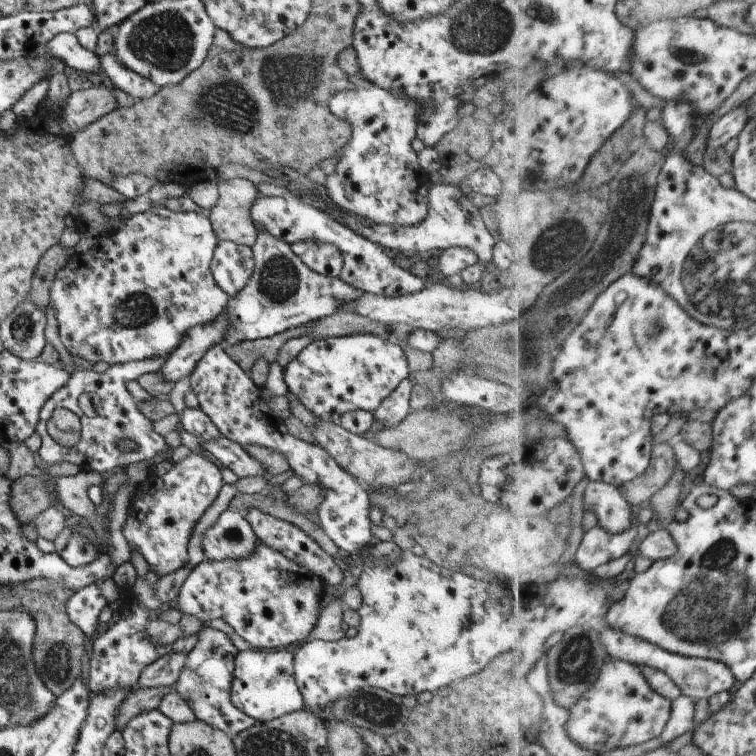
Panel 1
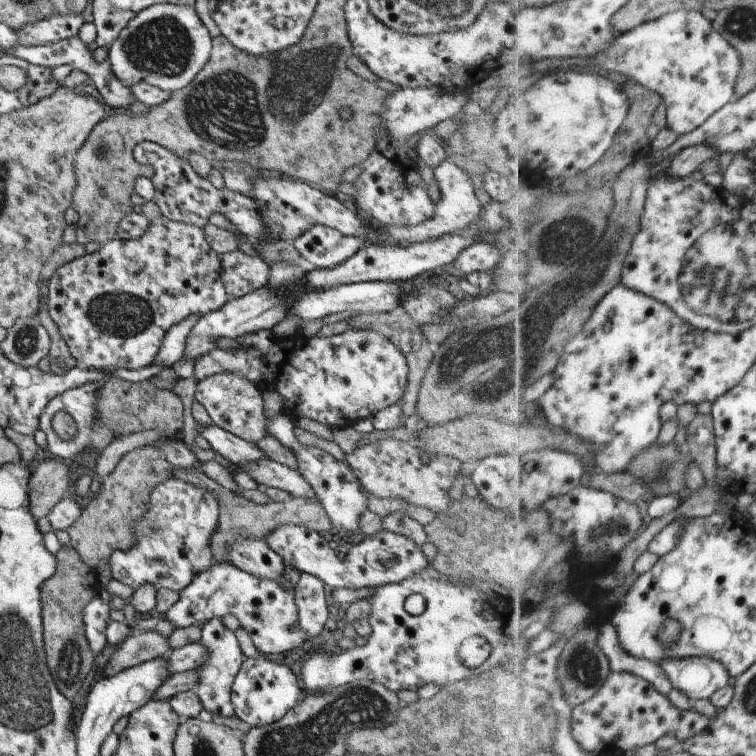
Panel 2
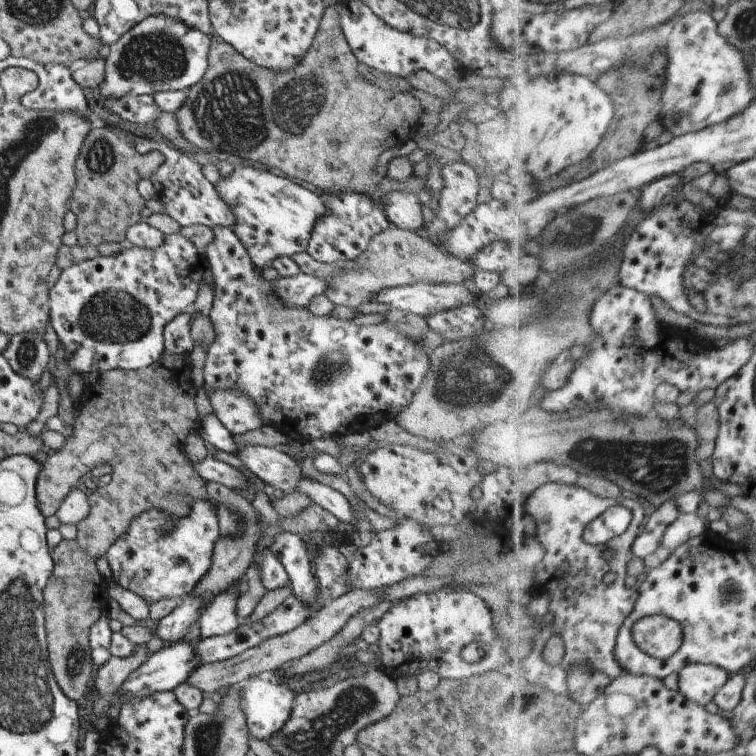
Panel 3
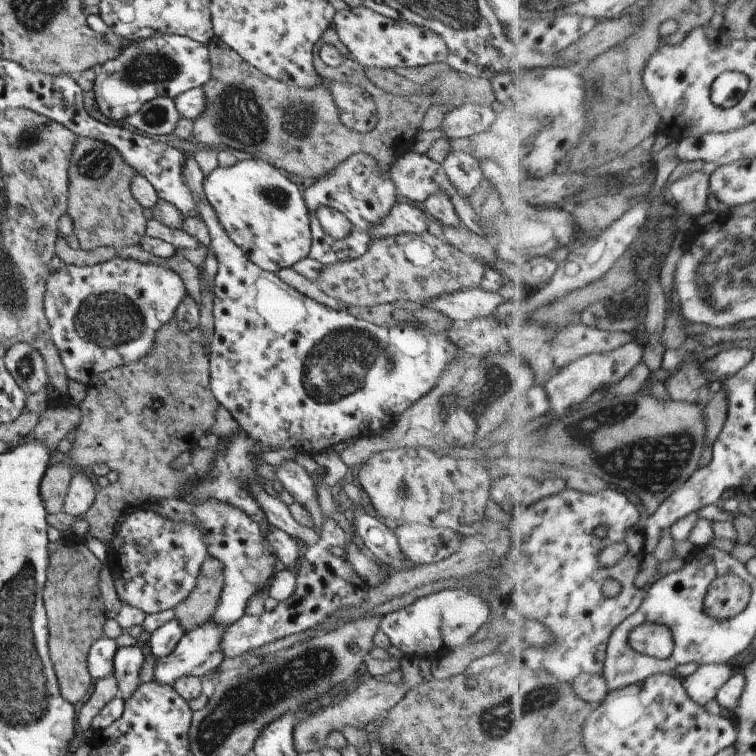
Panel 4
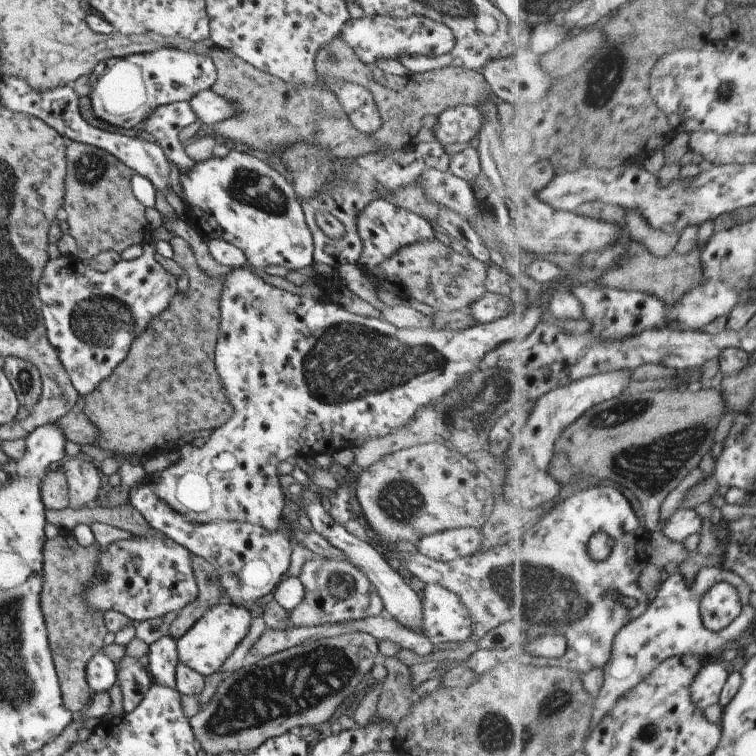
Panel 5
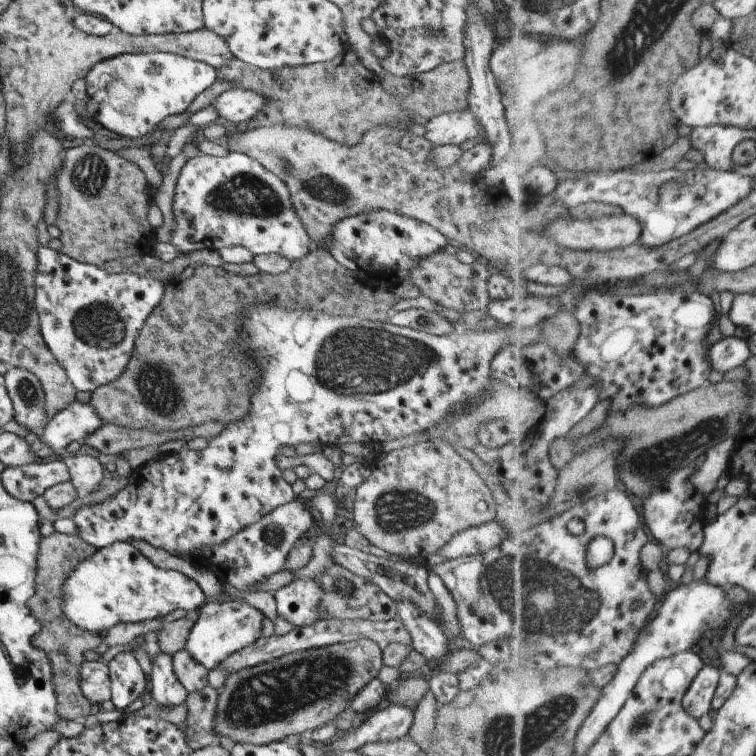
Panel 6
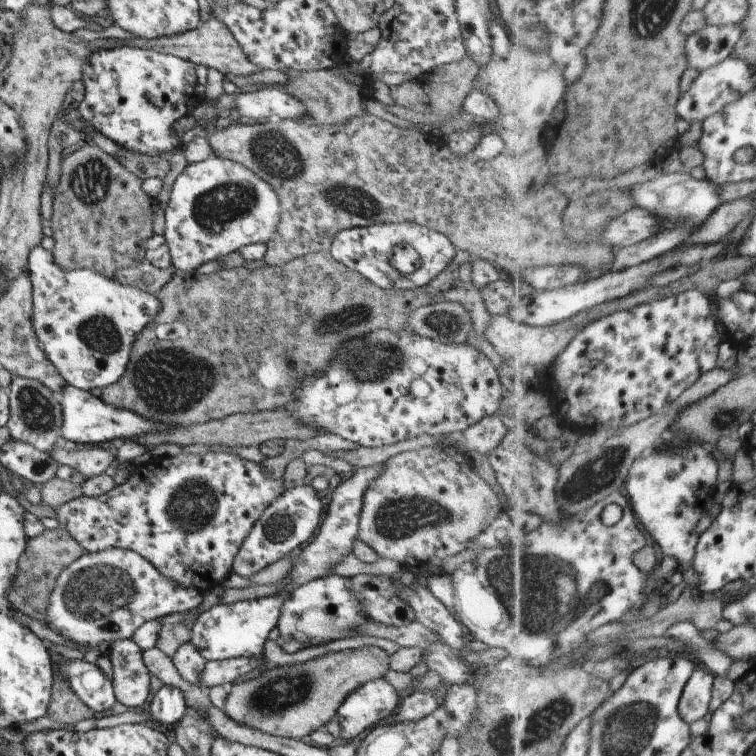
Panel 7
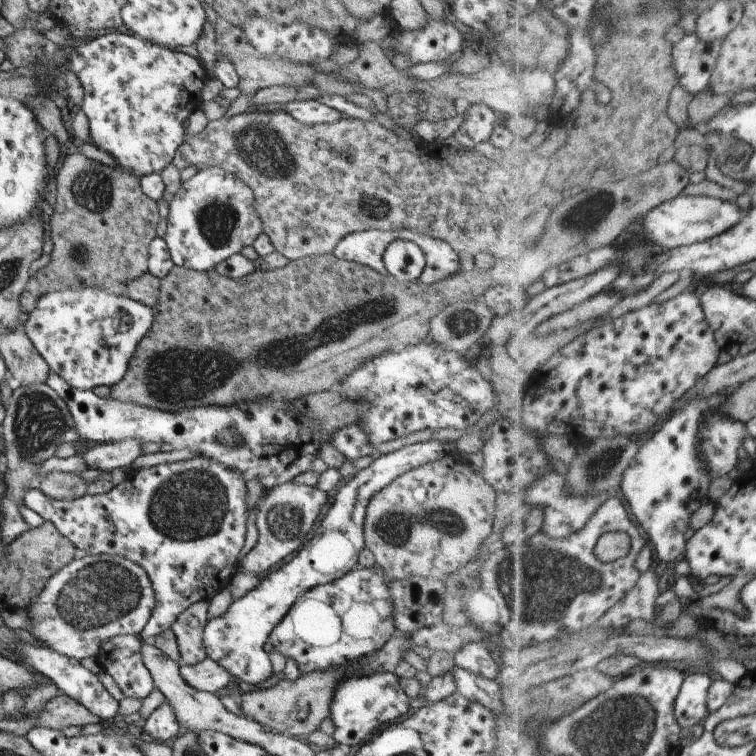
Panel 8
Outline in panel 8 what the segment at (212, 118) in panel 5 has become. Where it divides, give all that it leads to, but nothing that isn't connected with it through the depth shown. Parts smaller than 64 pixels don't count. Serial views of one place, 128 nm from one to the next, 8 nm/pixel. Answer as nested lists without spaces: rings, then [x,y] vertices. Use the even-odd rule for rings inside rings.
[[[315,99],[287,102],[283,105],[282,110],[306,125],[333,124],[341,118],[347,118],[345,114],[315,101]]]

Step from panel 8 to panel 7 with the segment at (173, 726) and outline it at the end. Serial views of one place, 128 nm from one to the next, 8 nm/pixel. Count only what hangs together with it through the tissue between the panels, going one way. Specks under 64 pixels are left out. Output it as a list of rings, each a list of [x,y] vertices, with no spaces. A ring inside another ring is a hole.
[[[161,686],[149,697],[145,707],[149,714],[150,724],[164,733],[170,733],[174,724],[187,711],[183,694],[172,686]]]

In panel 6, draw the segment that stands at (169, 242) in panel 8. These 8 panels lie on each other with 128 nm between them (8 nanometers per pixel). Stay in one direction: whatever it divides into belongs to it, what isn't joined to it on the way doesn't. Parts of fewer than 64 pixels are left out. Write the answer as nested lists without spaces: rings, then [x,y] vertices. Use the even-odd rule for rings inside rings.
[[[229,151],[222,157],[200,155],[187,159],[175,181],[170,213],[173,214],[173,230],[169,234],[169,242],[179,255],[195,250],[221,250],[239,245],[251,250],[255,258],[274,254],[275,257],[292,263],[304,258],[313,248],[307,232],[303,230],[301,222],[293,212],[285,184],[275,174],[265,170],[257,160],[240,152]]]

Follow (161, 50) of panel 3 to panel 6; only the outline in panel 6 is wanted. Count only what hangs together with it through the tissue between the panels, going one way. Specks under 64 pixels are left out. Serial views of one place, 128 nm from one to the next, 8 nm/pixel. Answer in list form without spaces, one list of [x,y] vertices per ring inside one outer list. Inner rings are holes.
[[[164,52],[123,53],[96,62],[84,76],[85,108],[95,122],[115,134],[131,139],[151,134],[159,122],[167,116],[179,114],[189,106],[193,98],[215,82],[216,70],[204,62]]]

